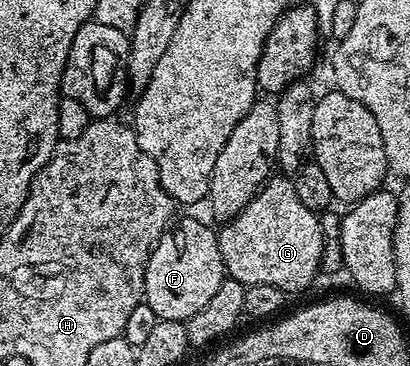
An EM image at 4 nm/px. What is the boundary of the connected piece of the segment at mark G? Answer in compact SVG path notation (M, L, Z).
M288 176L276 177L269 177L254 200L219 227L216 239L227 277L238 280L245 288L270 284L292 296L306 289L321 273L324 237L317 211L298 200L295 181Z

